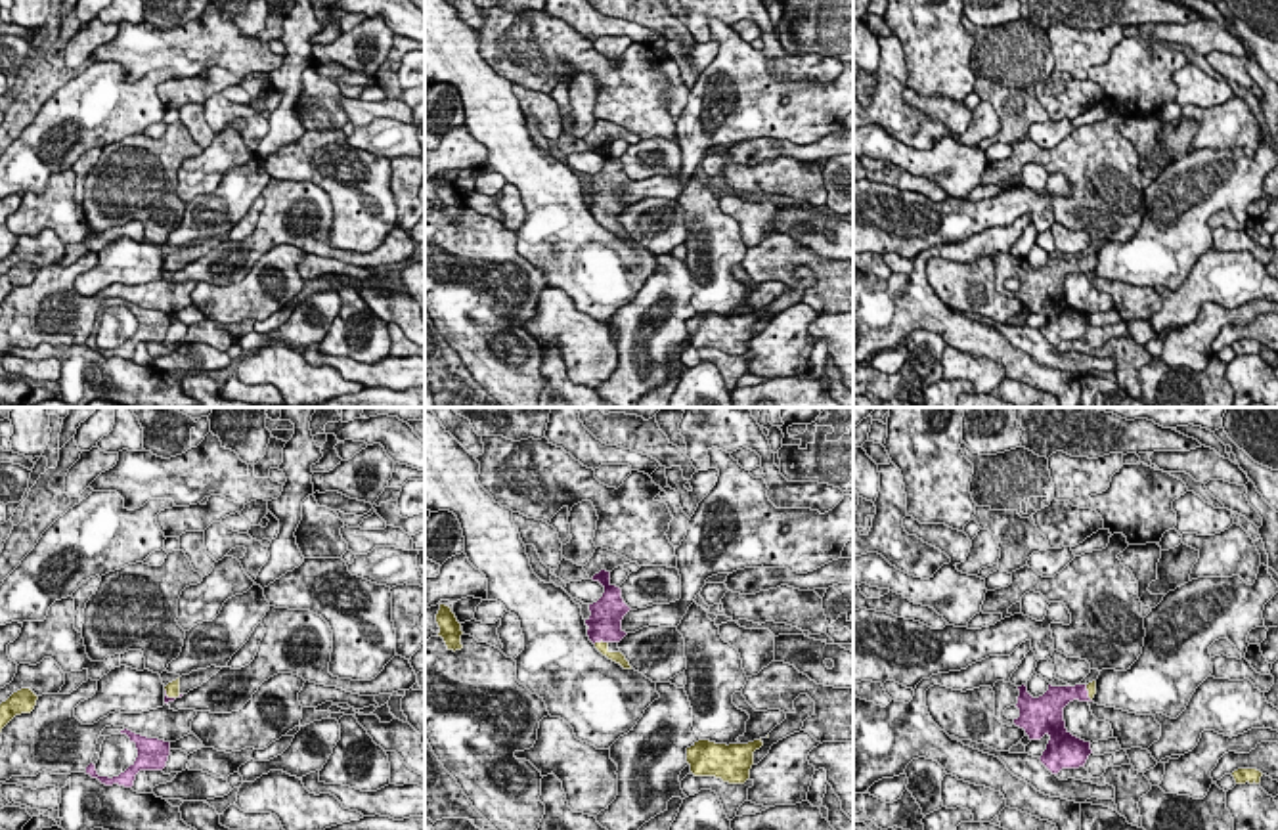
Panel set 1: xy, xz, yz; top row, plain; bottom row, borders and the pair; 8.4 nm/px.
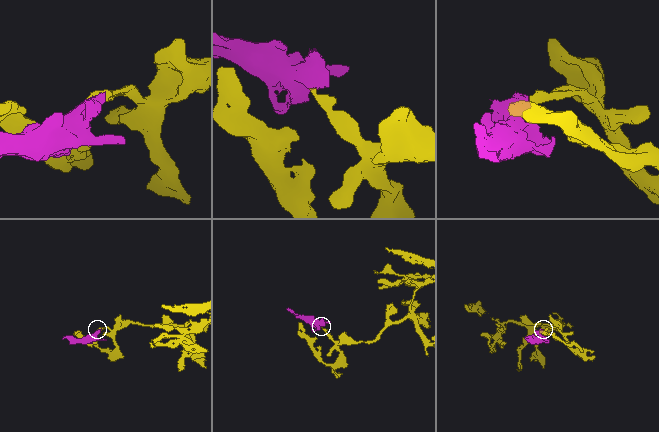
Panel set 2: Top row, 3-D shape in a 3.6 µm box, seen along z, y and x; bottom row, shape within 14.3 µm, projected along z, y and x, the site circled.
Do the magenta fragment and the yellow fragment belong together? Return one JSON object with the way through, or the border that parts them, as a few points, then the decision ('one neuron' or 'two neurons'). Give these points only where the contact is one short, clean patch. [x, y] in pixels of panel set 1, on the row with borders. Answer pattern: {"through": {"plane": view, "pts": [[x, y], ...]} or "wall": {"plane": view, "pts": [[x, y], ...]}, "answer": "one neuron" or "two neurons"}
{"through": {"plane": "xz", "pts": [[605, 624], [599, 641], [603, 647]]}, "answer": "one neuron"}

